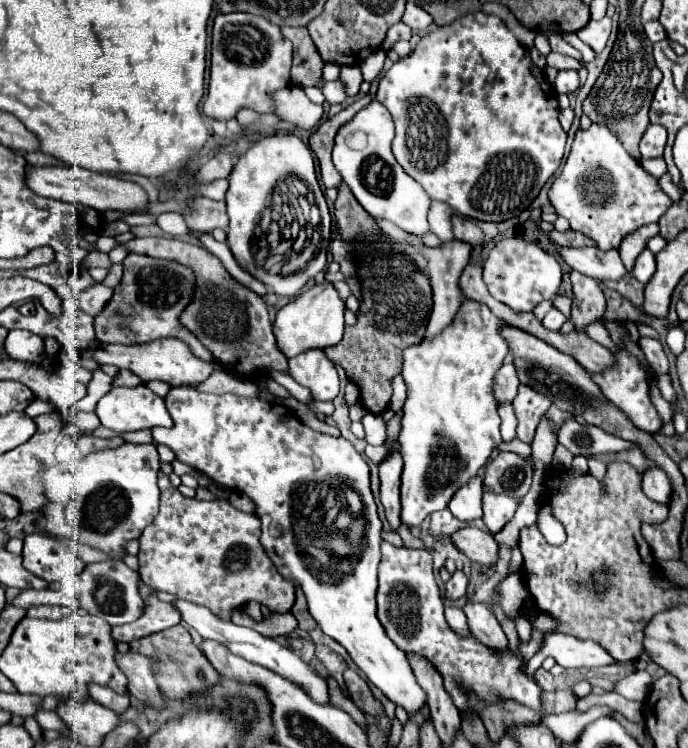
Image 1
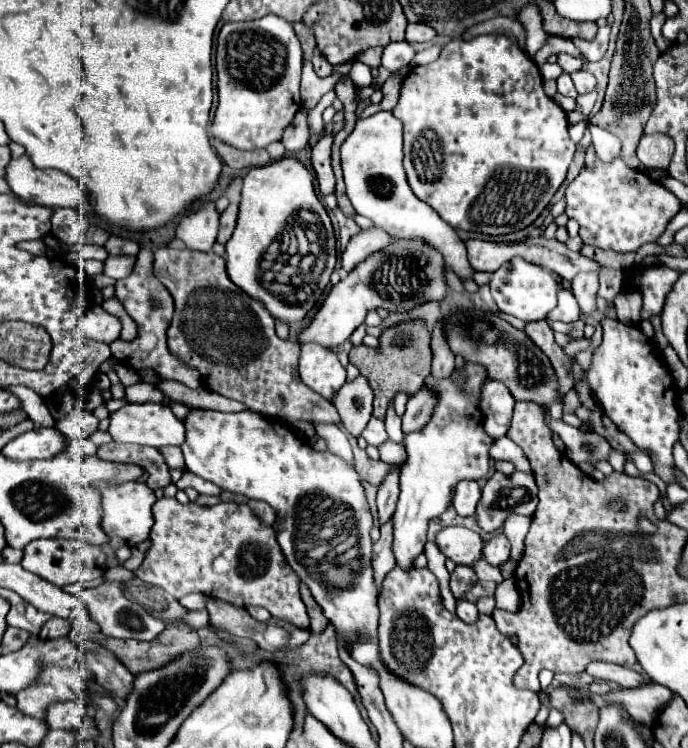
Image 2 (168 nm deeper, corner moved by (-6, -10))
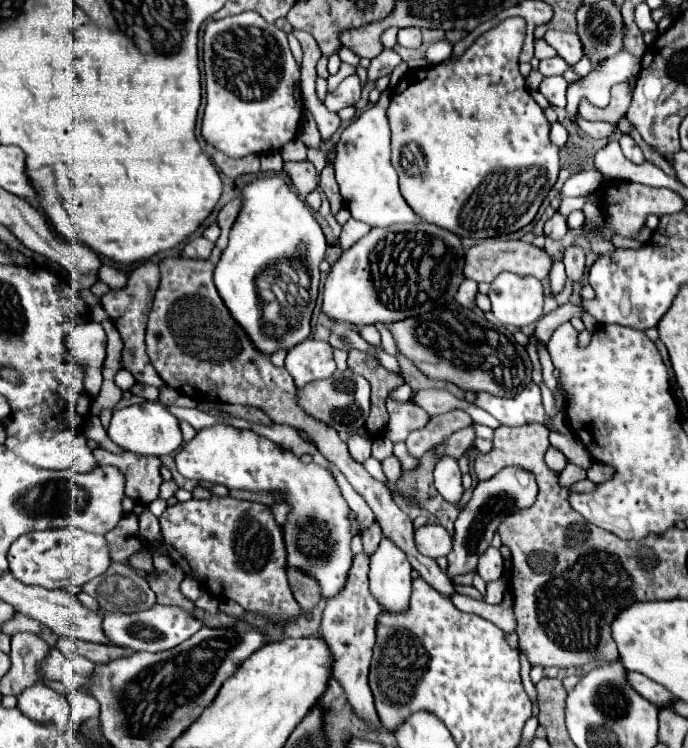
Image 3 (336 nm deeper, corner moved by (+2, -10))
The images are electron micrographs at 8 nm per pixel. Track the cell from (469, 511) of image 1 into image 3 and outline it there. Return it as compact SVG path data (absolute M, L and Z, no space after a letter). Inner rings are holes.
M443 457L435 465L435 487L449 503L457 505L461 501L463 483L461 483L461 469L455 459Z

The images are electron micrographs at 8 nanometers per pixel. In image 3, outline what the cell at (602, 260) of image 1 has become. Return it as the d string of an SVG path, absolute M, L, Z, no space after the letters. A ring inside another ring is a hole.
M487 239L465 251L465 277L477 283L481 281L491 283L501 271L511 271L517 275L535 275L537 279L545 279L551 267L553 267L553 257L545 249L539 249L533 243L525 243L525 241Z

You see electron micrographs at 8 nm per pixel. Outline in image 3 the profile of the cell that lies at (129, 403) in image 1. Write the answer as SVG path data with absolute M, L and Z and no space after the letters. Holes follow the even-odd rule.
M141 403L141 405L129 405L119 411L113 411L111 425L107 429L109 437L125 451L133 451L139 455L167 455L181 447L183 437L177 419L159 403Z

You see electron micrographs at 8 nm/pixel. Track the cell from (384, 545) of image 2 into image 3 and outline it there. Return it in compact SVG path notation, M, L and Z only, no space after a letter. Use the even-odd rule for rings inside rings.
M361 551L353 559L353 567L349 571L345 589L337 597L327 601L321 621L321 637L333 655L333 677L345 689L347 701L351 703L355 715L361 721L379 727L381 723L379 723L379 715L375 715L375 703L373 703L371 687L367 683L367 675L369 675L369 661L375 643L375 623L377 623L377 615L381 613L381 607L379 601L371 595L367 571L369 571L369 555Z

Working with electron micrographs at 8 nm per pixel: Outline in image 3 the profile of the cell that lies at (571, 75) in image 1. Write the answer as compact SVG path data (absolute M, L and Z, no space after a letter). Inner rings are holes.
M545 77L543 83L539 85L539 91L547 97L547 101L553 107L565 107L565 91L567 91L567 81L565 77Z

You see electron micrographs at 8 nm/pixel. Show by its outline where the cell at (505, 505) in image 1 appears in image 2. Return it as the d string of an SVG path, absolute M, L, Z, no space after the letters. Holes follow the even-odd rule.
M493 535L491 541L487 541L483 547L483 559L489 565L499 567L509 559L509 551L511 551L511 545L509 545L507 537L505 535Z

